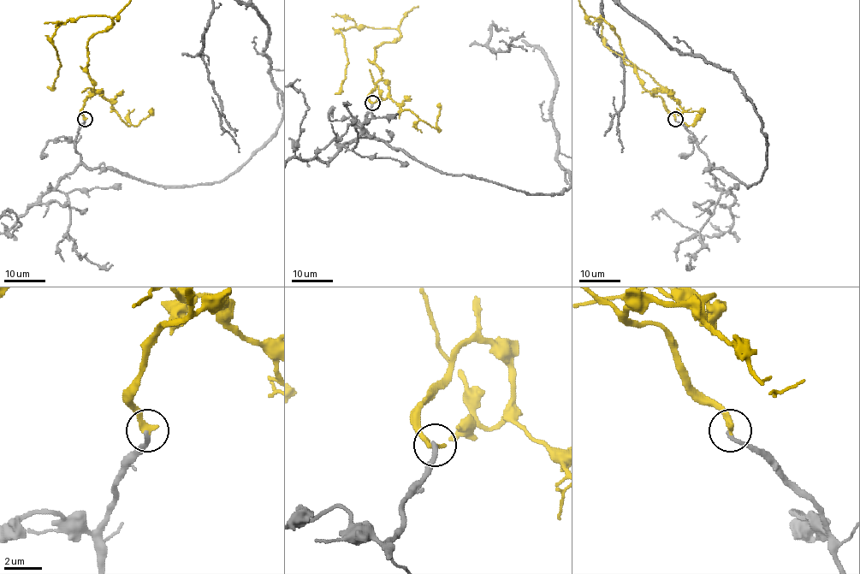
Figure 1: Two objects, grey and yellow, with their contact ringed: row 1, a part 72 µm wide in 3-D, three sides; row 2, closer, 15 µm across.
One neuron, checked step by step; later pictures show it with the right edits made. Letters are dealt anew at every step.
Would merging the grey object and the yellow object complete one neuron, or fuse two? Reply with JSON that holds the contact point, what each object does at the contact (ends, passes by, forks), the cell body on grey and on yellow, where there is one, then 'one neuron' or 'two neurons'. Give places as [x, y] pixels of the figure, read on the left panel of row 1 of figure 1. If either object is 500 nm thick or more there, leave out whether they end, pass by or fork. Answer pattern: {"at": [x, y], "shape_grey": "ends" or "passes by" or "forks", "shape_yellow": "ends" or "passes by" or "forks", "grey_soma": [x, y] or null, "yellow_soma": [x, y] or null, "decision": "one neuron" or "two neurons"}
{"at": [85, 119], "shape_grey": "ends", "shape_yellow": "ends", "grey_soma": null, "yellow_soma": null, "decision": "one neuron"}

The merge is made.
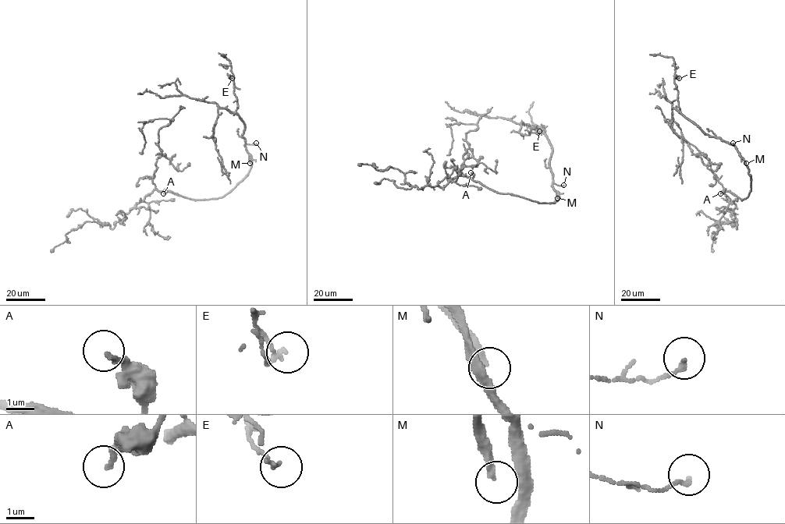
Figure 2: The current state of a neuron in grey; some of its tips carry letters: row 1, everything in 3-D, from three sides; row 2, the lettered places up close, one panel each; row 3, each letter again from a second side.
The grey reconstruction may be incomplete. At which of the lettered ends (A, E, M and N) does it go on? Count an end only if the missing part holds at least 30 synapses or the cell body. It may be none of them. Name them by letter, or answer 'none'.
M

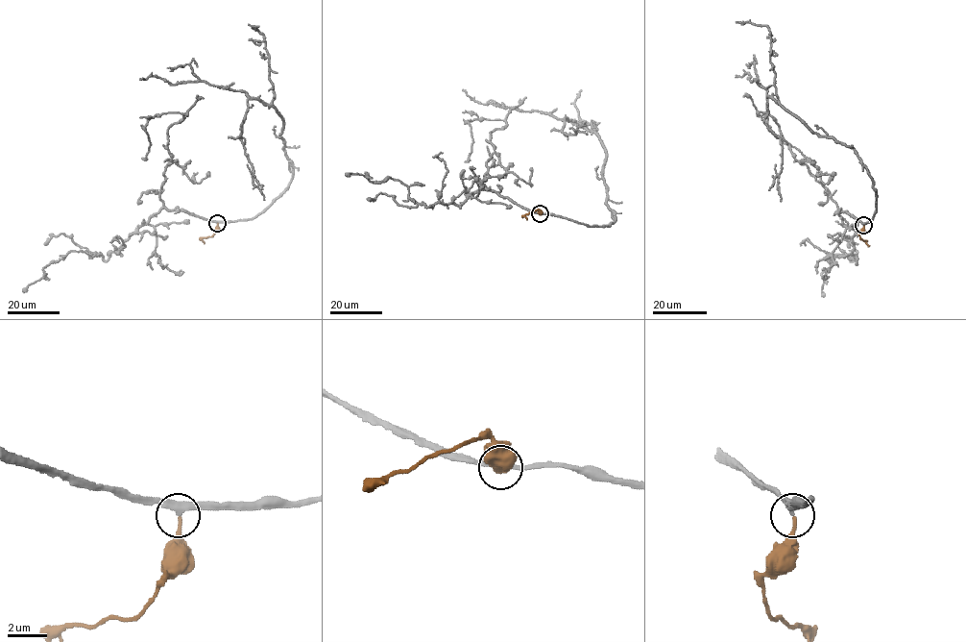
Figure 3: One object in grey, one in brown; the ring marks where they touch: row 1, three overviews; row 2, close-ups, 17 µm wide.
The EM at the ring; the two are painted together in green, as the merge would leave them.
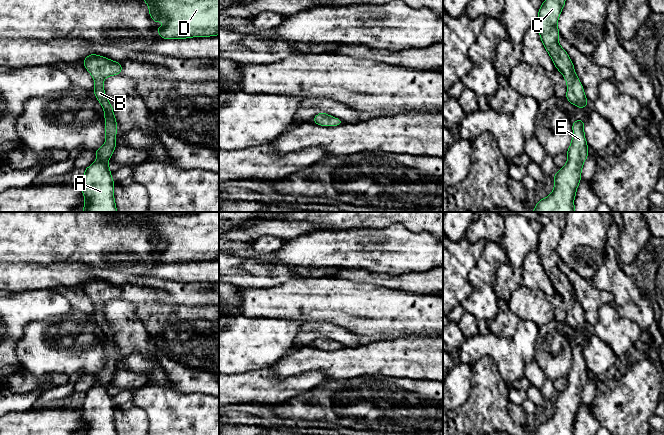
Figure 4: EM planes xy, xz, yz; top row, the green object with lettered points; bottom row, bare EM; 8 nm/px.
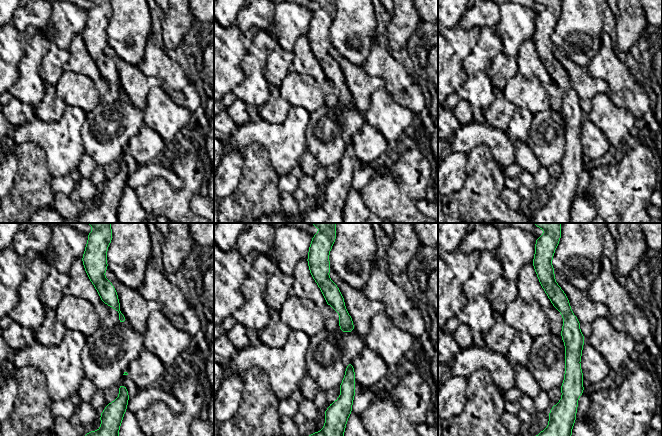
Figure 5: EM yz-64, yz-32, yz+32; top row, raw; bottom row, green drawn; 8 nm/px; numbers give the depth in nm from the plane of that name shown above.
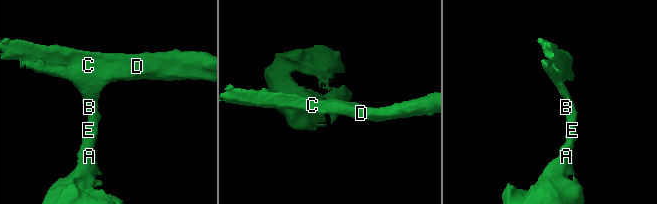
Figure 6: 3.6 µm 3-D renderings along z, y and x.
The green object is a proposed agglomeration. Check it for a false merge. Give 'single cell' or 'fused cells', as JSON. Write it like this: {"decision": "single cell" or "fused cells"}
{"decision": "single cell"}

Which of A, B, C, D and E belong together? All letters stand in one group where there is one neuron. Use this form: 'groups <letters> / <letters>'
groups A B C D E

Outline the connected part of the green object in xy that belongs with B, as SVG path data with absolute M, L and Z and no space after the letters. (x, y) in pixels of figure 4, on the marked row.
M89 54L83 61L83 65L95 81L93 92L104 109L106 136L104 145L94 151L97 160L84 170L81 185L85 198L83 211L117 212L114 200L115 184L107 164L117 146L115 141L117 121L108 97L104 93L105 87L102 81L109 76L121 74L122 64L97 54Z

